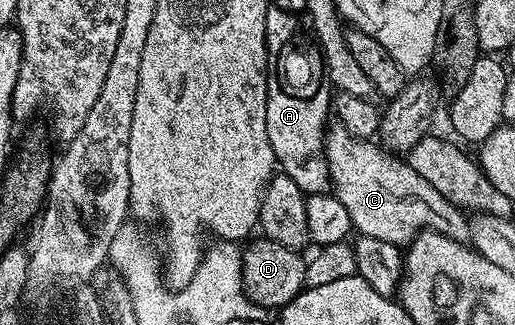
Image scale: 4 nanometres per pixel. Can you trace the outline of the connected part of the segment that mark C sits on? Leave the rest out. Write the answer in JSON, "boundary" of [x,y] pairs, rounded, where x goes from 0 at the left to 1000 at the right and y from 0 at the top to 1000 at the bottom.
{"boundary":[[[647,369],[629,415],[629,486],[637,495],[643,591],[664,625],[664,637],[672,637],[672,662],[680,662],[683,702],[697,726],[742,735],[742,748],[765,748],[784,760],[812,720],[831,708],[866,723],[883,742],[909,742],[911,677],[903,658],[883,631],[876,631],[850,588],[843,588],[843,575],[835,575],[835,563],[827,563],[827,551],[812,538],[812,526],[792,511],[790,492],[761,480],[728,431],[680,415],[680,403],[672,403],[660,372]]]}

